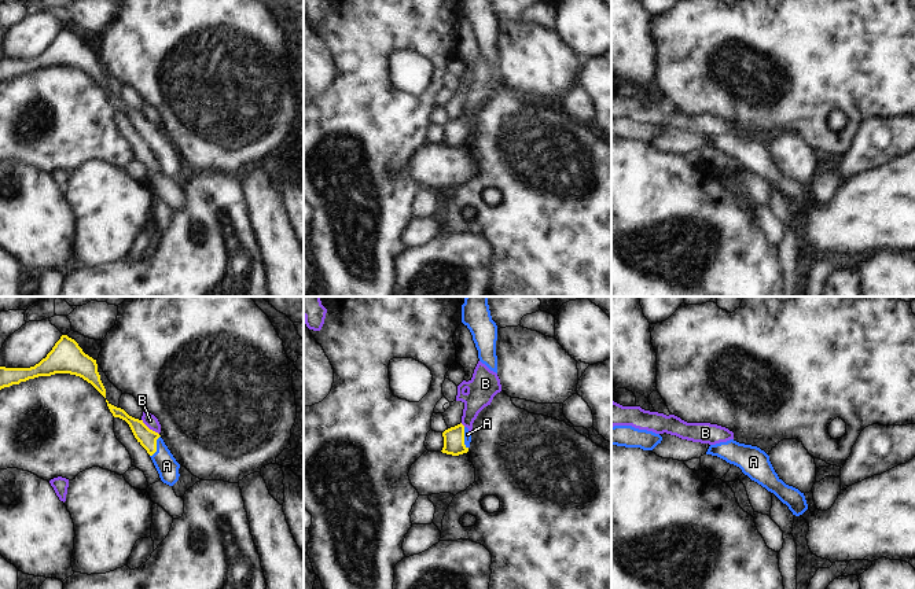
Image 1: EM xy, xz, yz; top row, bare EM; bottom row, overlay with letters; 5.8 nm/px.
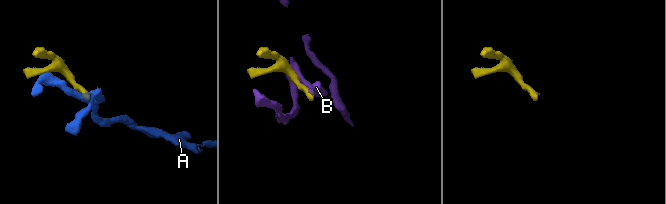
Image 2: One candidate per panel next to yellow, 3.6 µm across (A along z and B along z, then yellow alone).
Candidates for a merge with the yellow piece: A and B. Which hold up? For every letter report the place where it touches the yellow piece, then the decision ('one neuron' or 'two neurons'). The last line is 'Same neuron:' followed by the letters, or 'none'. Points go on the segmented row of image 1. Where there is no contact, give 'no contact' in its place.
A: xz (463, 438) | one neuron
B: xy (149, 429) | two neurons
Same neuron: A

